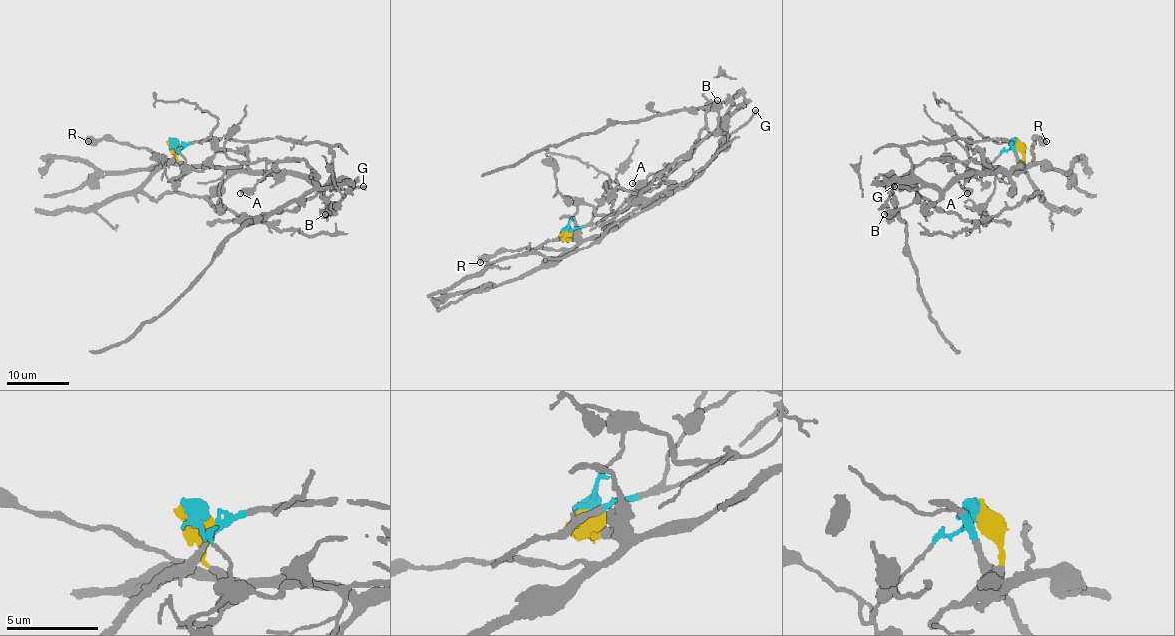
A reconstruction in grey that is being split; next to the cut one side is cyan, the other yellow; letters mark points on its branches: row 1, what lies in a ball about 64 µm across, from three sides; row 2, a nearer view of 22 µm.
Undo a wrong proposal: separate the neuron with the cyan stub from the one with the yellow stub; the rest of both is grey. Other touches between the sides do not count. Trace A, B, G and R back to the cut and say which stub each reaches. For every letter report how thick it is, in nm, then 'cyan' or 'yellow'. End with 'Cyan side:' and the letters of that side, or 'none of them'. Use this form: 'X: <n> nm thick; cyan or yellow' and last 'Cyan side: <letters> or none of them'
A: 480 nm thick; cyan
B: 650 nm thick; cyan
G: 380 nm thick; yellow
R: 400 nm thick; yellow
Cyan side: A, B

